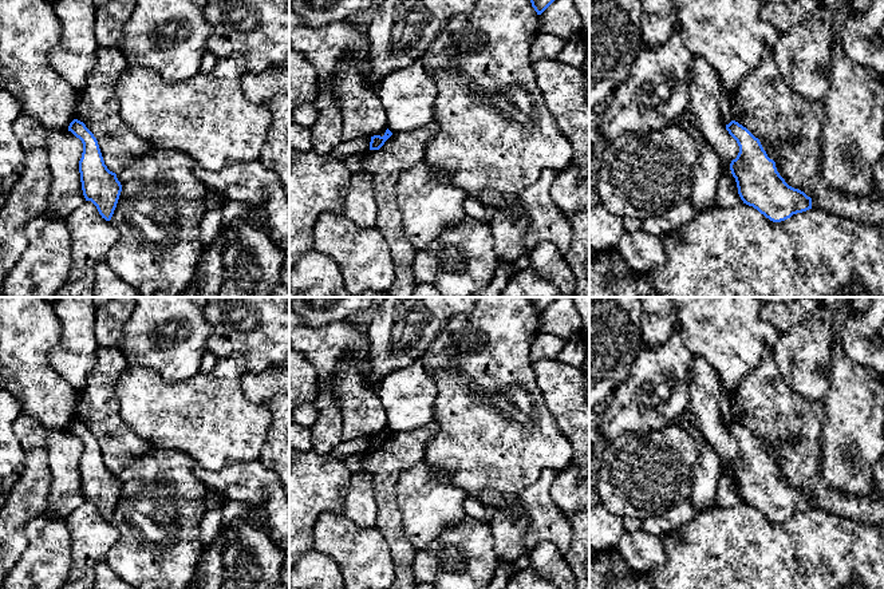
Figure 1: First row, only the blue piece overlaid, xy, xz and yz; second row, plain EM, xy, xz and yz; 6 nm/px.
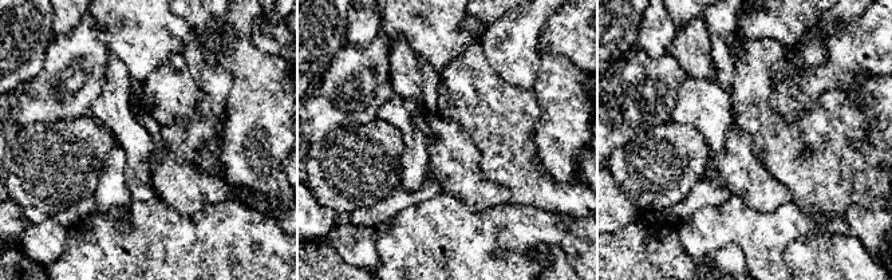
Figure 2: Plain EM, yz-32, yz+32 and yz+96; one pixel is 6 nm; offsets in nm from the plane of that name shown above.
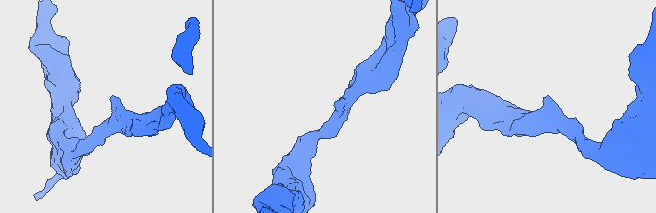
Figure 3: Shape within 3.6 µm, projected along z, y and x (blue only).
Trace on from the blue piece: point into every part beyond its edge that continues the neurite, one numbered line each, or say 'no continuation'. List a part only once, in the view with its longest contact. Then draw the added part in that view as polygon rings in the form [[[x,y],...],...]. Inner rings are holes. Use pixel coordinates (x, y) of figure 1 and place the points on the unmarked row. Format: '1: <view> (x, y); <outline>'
no continuation

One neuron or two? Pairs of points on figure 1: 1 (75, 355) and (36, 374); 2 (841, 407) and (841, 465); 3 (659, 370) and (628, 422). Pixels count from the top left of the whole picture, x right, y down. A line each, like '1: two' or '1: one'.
1: two
2: one
3: one

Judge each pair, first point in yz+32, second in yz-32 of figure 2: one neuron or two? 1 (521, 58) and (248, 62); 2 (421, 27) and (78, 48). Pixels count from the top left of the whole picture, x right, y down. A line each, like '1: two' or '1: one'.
1: two
2: two

